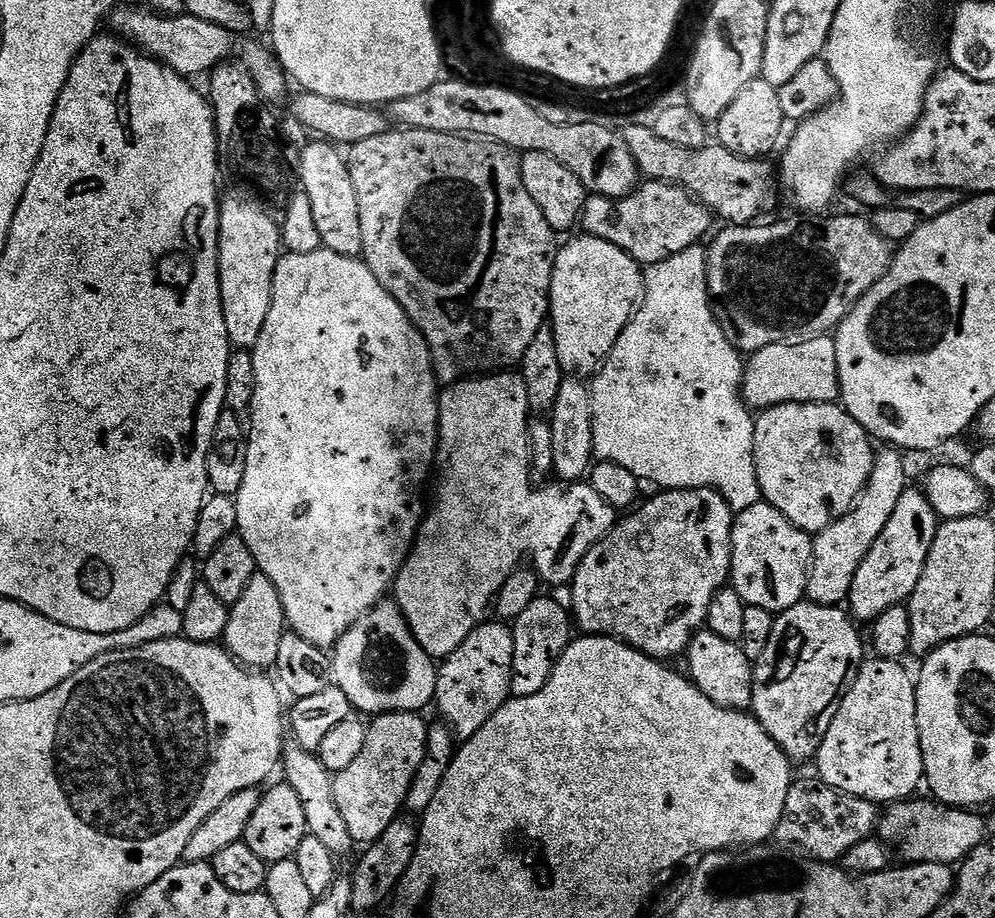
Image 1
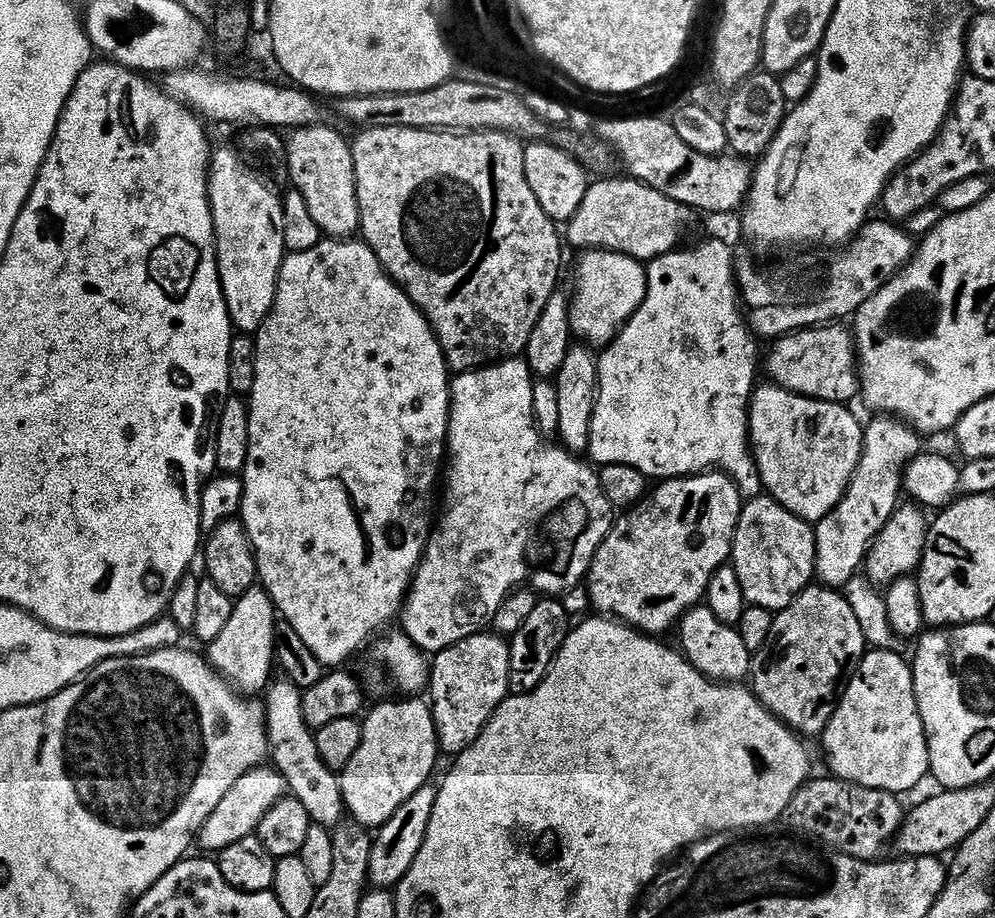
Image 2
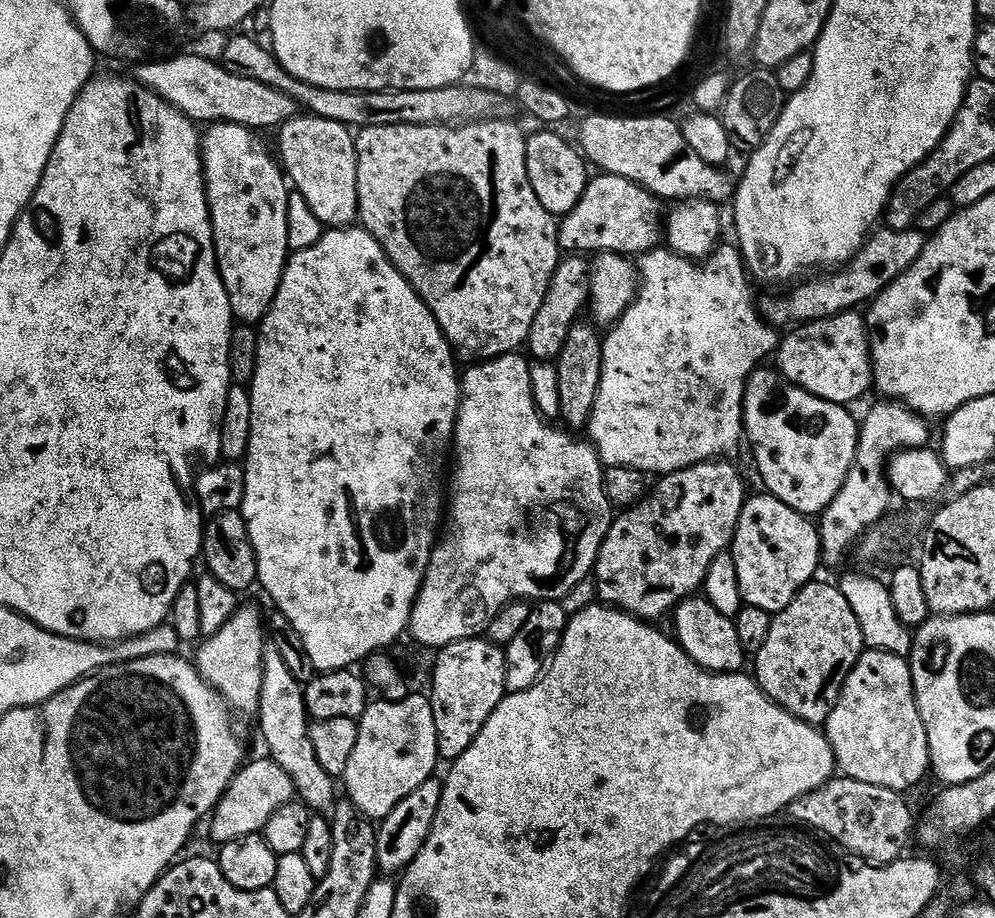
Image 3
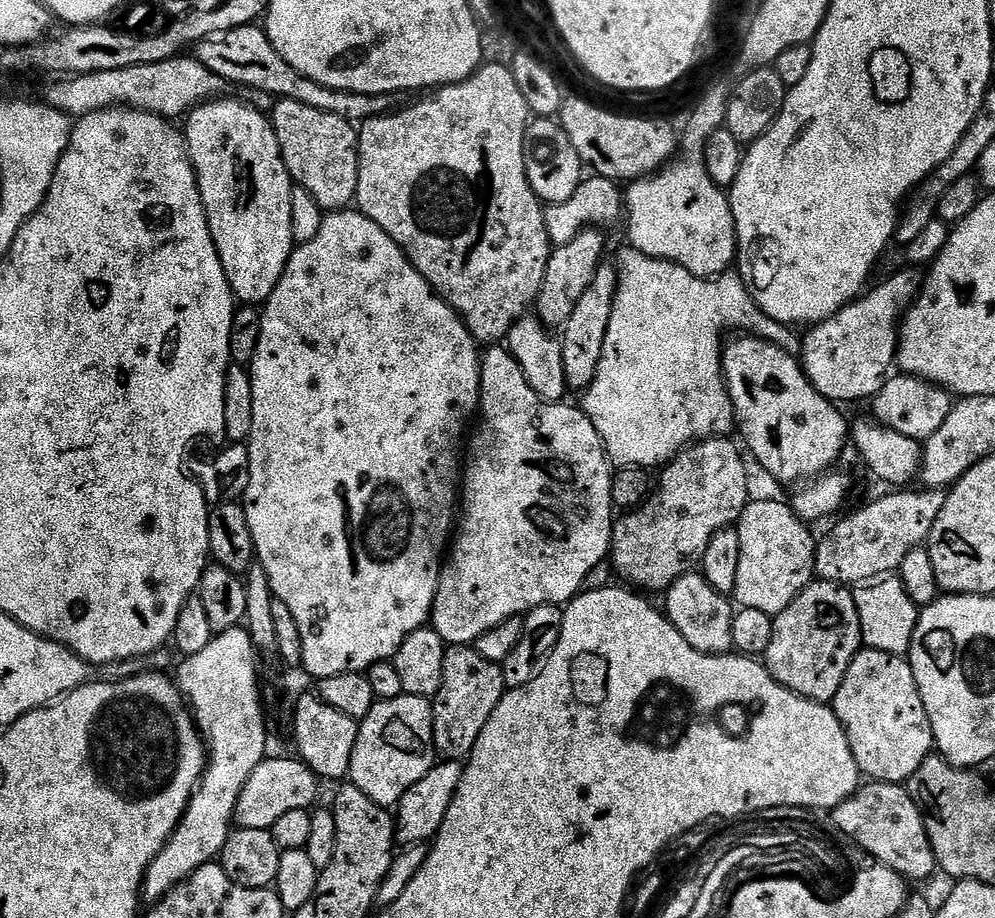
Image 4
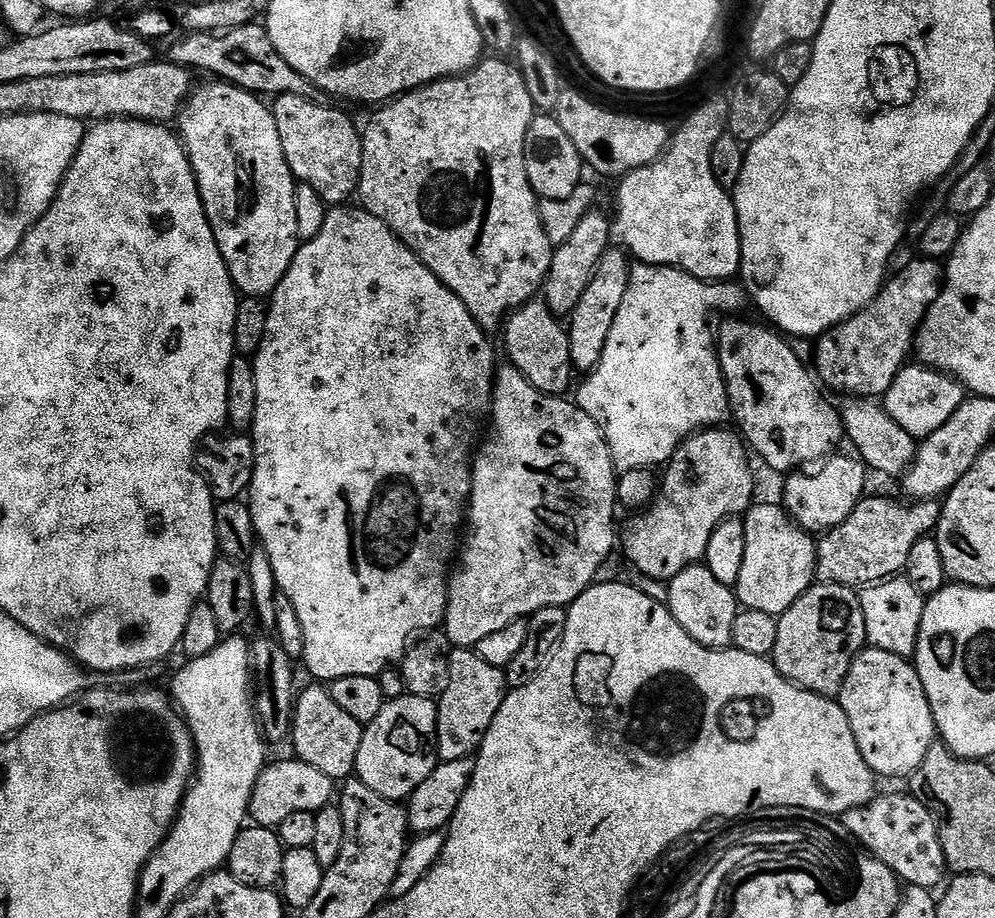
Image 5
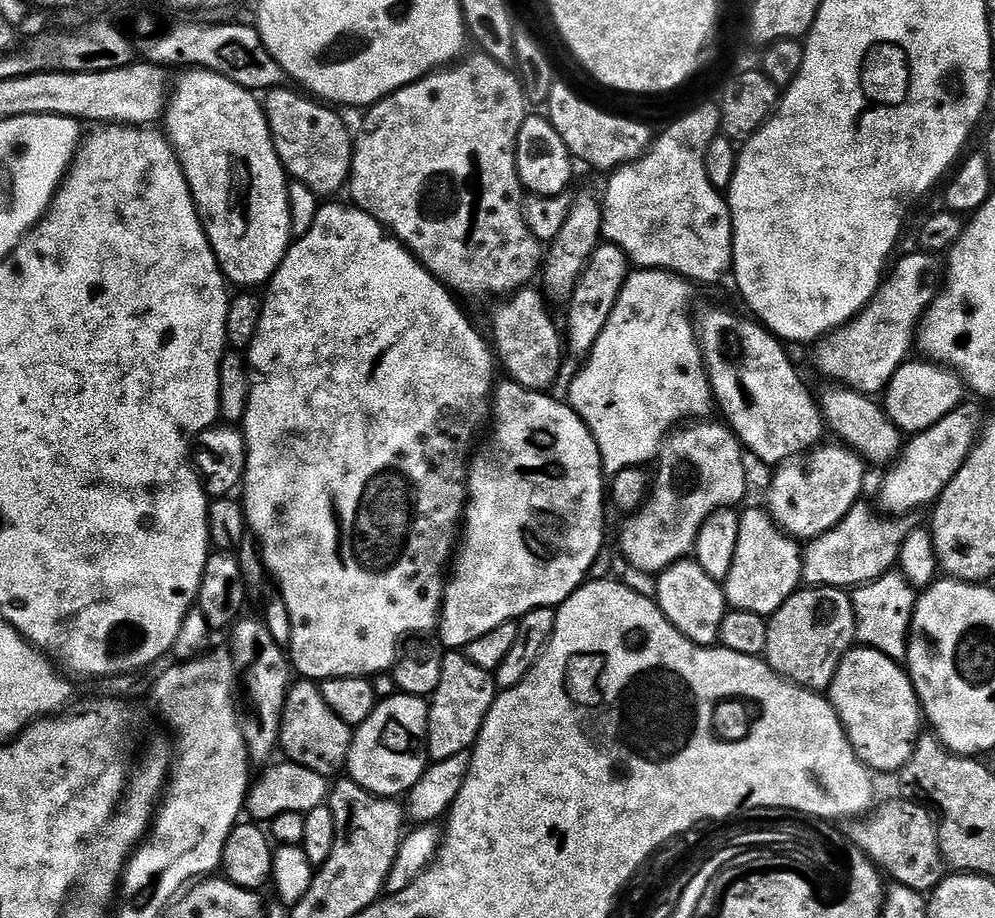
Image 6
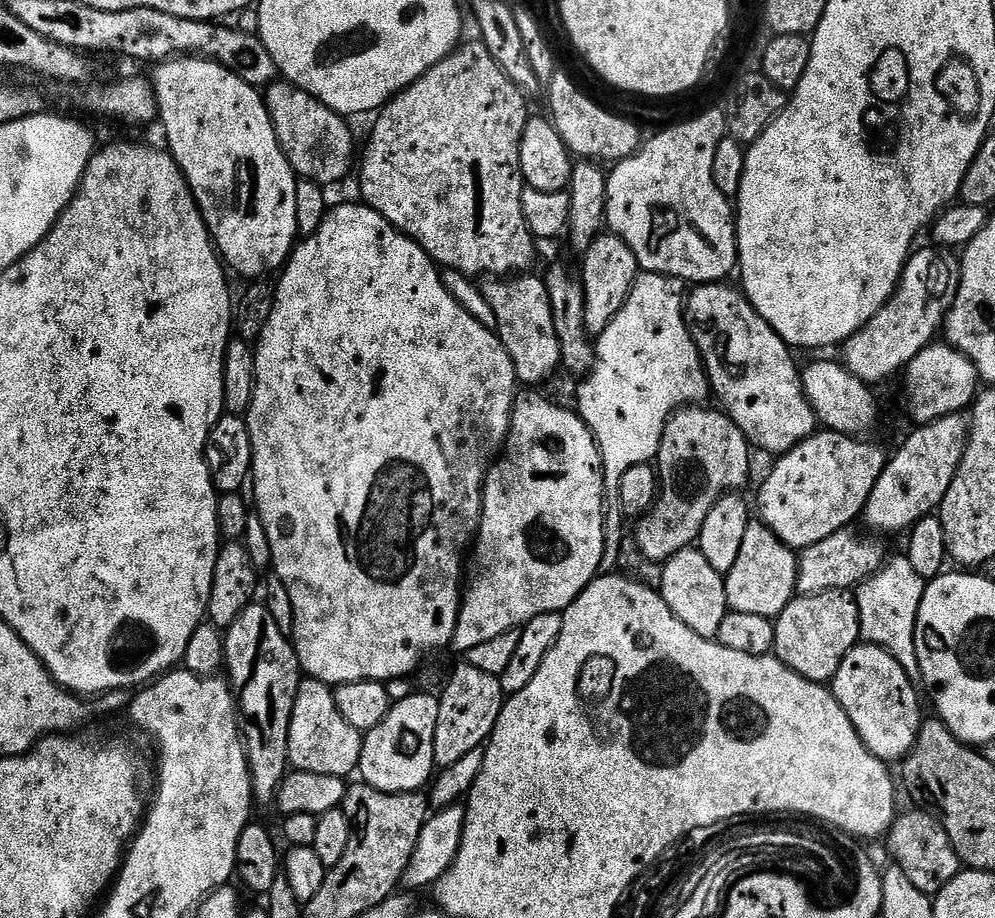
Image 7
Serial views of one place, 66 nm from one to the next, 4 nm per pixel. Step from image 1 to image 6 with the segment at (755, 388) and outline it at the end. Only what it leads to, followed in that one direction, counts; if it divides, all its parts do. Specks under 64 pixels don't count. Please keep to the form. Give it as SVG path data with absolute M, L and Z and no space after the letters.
M919 250L913 256L904 256L900 261L895 261L890 275L885 279L881 289L876 293L867 308L855 316L850 323L843 328L836 329L835 332L828 333L815 345L816 364L828 376L833 376L833 381L841 385L856 389L857 392L865 394L880 394L887 389L892 381L892 376L909 359L912 344L917 343L918 329L922 321L927 317L931 307L936 303L937 296L942 291L942 285L946 280L946 268L939 255L927 250Z

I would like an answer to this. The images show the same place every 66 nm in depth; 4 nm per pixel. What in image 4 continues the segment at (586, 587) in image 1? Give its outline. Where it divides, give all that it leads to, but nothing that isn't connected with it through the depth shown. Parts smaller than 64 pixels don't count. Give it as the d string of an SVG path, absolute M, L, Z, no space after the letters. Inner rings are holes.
M713 438L702 440L698 444L679 452L668 464L663 465L659 473L660 481L654 484L654 491L639 508L625 511L624 516L615 521L612 526L612 546L610 549L610 564L616 567L616 572L629 585L648 592L660 592L672 587L678 578L689 575L692 568L704 559L704 551L714 537L726 528L733 527L739 521L742 510L748 504L748 468L740 457L740 452L731 444L728 438ZM664 472L664 473L663 473ZM668 524L674 524L668 528ZM674 532L674 534L668 534ZM664 536L674 536L674 544L666 542ZM632 583L632 584L631 584ZM640 587L640 588L639 588ZM648 591L648 592L647 592Z

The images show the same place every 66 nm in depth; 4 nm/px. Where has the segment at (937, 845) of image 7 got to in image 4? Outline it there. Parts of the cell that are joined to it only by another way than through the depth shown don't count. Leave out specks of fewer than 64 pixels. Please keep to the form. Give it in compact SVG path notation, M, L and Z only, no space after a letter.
M879 782L865 783L851 796L845 797L840 805L831 809L830 816L833 826L837 828L835 831L841 837L849 836L852 839L849 841L861 852L867 852L873 860L885 864L902 876L922 880L937 871L925 813L912 799L907 787Z

